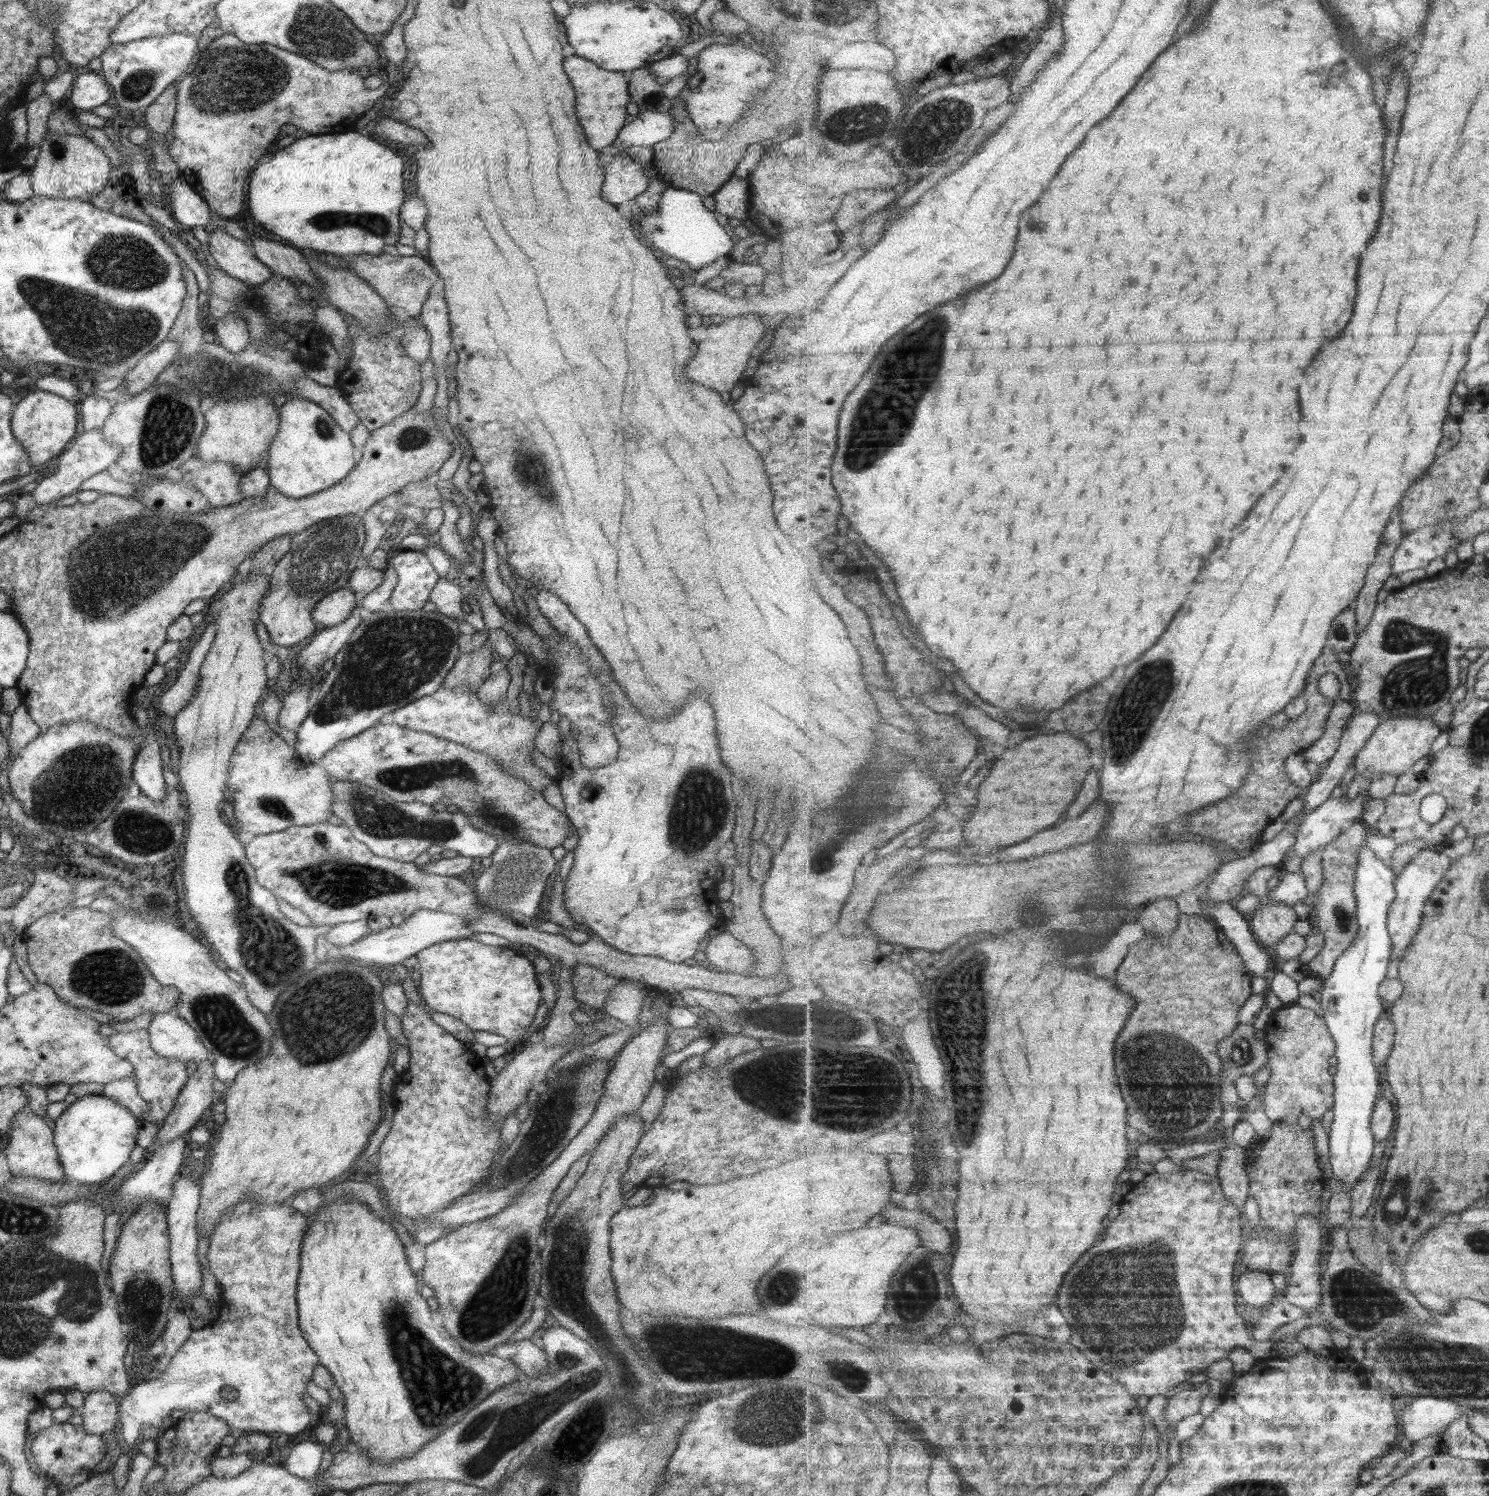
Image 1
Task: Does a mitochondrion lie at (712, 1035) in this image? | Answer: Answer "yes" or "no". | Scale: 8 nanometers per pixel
no

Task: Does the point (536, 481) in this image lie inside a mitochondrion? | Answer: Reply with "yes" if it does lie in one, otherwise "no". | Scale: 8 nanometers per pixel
yes

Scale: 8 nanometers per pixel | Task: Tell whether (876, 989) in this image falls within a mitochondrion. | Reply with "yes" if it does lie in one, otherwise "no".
no

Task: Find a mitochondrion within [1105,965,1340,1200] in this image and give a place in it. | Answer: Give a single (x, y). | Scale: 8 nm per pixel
(1160, 1061)

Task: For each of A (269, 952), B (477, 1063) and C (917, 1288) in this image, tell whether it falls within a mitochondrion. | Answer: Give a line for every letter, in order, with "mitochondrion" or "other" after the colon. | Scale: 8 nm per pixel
A: mitochondrion
B: other
C: mitochondrion

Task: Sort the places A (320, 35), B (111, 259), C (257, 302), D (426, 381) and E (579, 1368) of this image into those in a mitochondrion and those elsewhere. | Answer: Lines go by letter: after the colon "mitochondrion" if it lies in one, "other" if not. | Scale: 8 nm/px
A: mitochondrion
B: mitochondrion
C: mitochondrion
D: other
E: mitochondrion

